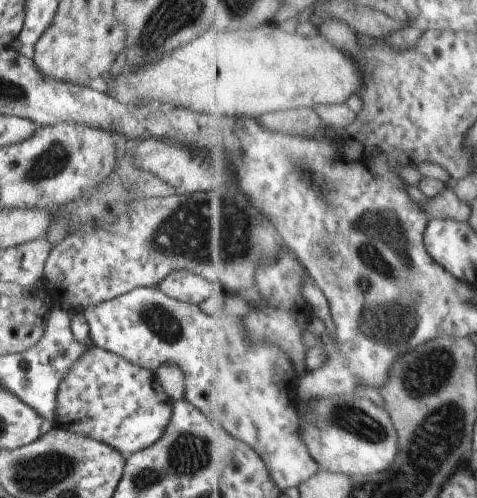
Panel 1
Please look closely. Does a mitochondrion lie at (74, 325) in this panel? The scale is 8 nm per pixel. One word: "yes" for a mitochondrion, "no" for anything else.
no

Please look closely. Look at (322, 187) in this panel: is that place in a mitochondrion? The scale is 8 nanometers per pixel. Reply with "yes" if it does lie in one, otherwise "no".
yes

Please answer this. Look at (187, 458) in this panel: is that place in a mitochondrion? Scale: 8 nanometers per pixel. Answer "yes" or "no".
yes

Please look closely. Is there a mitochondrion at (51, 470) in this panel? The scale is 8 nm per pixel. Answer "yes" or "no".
yes

